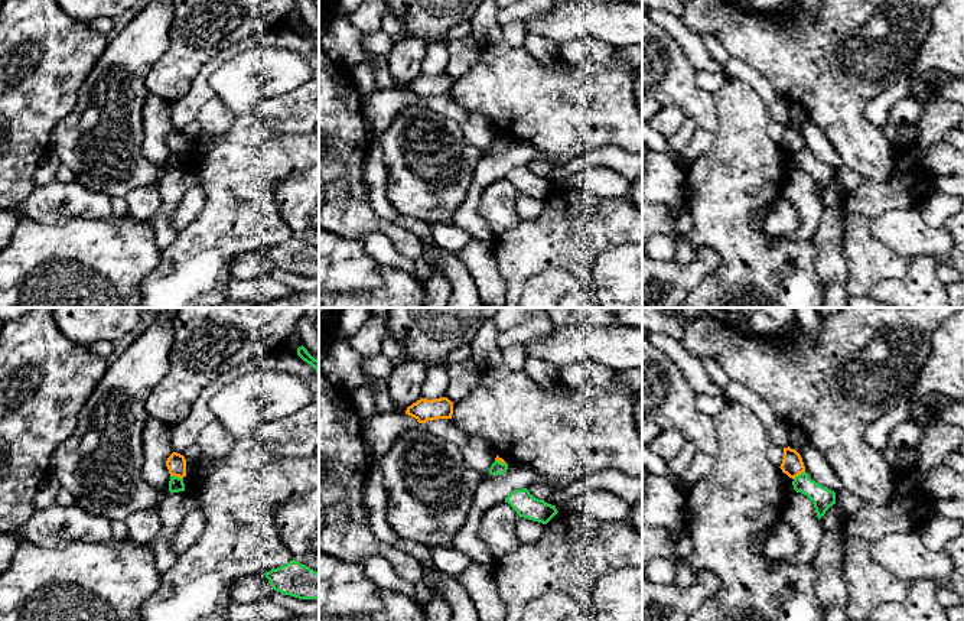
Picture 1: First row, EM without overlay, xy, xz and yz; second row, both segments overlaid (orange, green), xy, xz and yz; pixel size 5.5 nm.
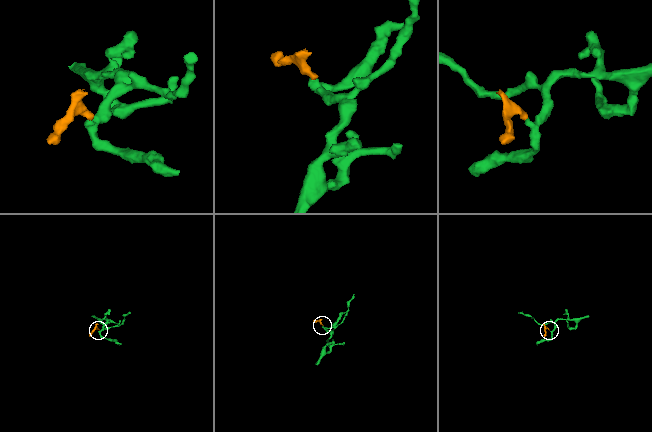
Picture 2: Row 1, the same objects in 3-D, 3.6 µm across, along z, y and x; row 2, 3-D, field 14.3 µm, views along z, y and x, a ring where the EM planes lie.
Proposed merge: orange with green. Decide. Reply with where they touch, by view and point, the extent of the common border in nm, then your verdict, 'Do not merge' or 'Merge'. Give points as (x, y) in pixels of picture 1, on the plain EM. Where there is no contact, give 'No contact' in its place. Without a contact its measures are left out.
Touches orange at xy (176, 152). Shared border 80 nm. Do not merge

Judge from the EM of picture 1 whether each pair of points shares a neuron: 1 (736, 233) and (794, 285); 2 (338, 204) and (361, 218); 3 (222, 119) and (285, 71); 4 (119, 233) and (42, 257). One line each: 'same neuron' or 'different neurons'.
1: same neuron
2: same neuron
3: different neurons
4: same neuron

